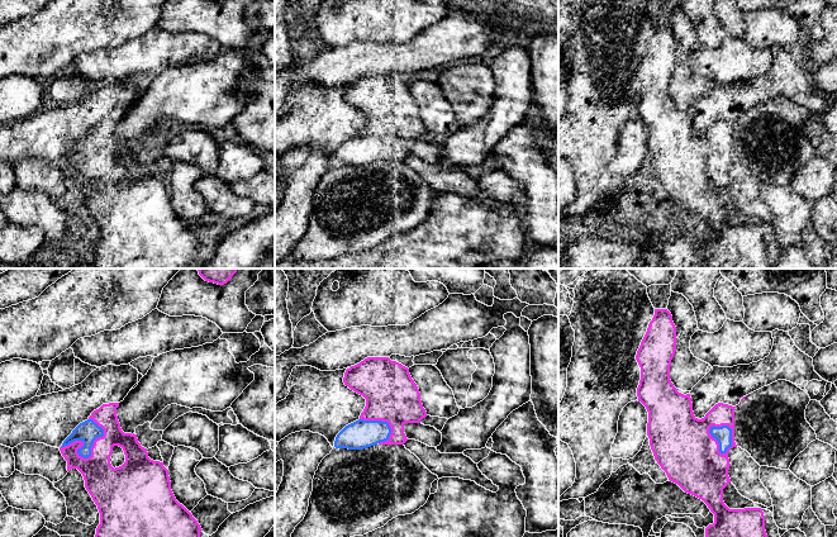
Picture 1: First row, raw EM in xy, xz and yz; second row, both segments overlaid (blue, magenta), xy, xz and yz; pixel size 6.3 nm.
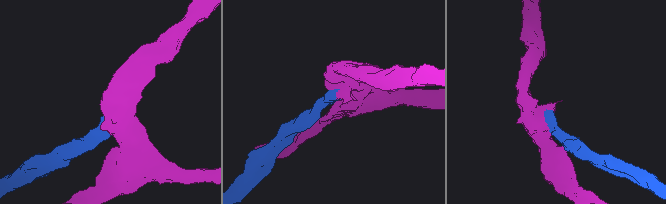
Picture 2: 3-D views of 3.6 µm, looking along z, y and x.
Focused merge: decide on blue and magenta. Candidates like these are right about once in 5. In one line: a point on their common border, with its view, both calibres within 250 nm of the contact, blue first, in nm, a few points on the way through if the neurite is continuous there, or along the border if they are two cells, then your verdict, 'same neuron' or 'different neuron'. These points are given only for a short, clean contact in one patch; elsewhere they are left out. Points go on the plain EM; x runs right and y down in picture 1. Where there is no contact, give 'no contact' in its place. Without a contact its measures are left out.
xy (81, 172) | 140/240 nm | different neuron

